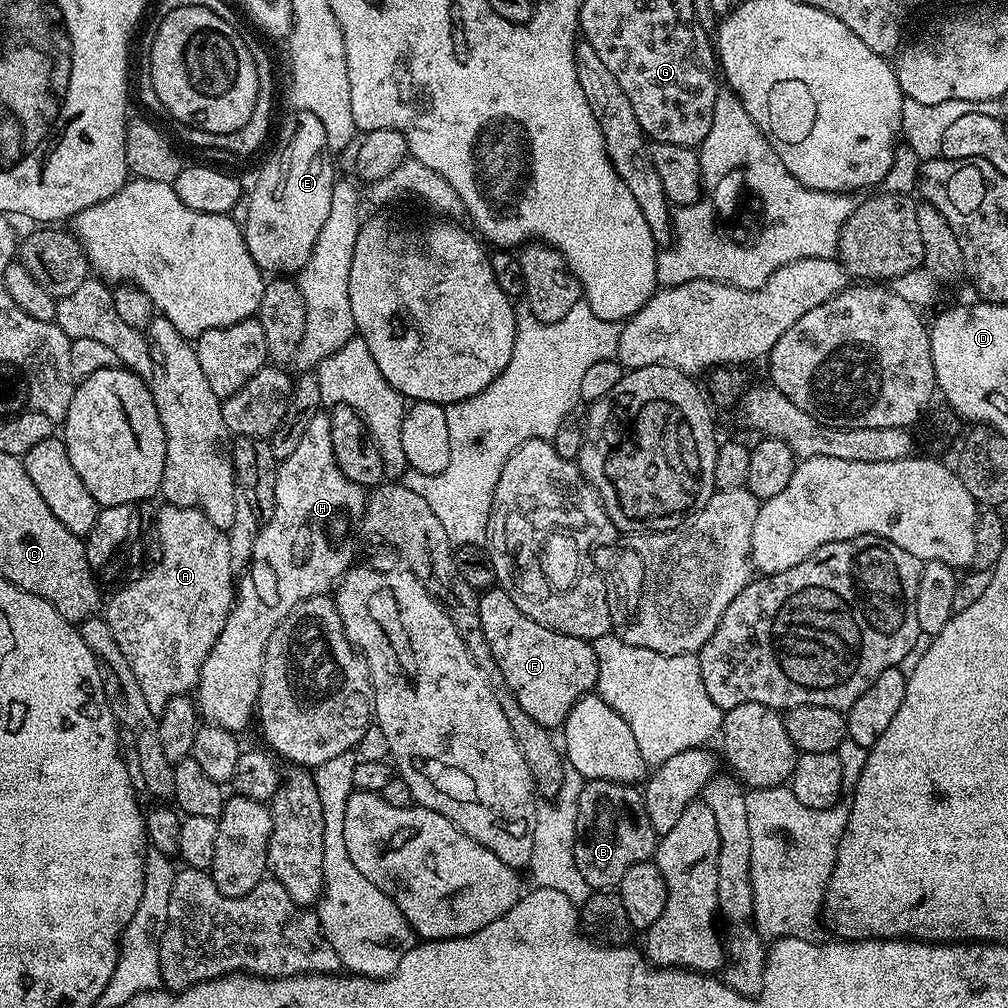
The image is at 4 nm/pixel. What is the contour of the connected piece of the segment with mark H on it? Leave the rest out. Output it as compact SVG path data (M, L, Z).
M322 410L314 418L310 418L310 426L306 426L294 454L279 461L274 486L274 518L270 518L270 522L261 527L254 542L252 561L241 575L245 576L241 580L239 577L226 626L222 626L218 642L214 642L210 654L206 654L206 662L202 662L194 699L199 715L207 723L217 724L237 734L243 733L243 728L251 720L253 723L254 709L260 698L266 646L274 630L280 625L282 618L286 618L286 614L294 610L294 606L309 600L311 596L331 593L338 582L343 580L344 573L353 567L352 544L348 541L348 535L352 532L352 520L359 521L365 515L365 503L366 489L350 482L350 478L342 474L334 458L334 442L330 442L330 415Z

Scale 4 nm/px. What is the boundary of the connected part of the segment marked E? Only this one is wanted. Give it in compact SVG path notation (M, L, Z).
M296 110L292 114L293 116L285 118L284 125L280 128L280 141L252 188L252 197L248 200L248 217L242 220L246 246L254 262L265 274L300 273L314 250L314 242L318 242L318 233L322 226L326 226L326 214L330 214L334 160L330 155L326 130L323 129L322 122L310 112Z

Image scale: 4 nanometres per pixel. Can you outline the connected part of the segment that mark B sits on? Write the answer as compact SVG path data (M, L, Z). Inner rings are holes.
M590 780L583 785L577 802L576 845L573 854L578 870L592 890L615 889L630 866L651 861L655 857L657 843L658 833L654 826L650 826L644 793L639 787L609 780Z

